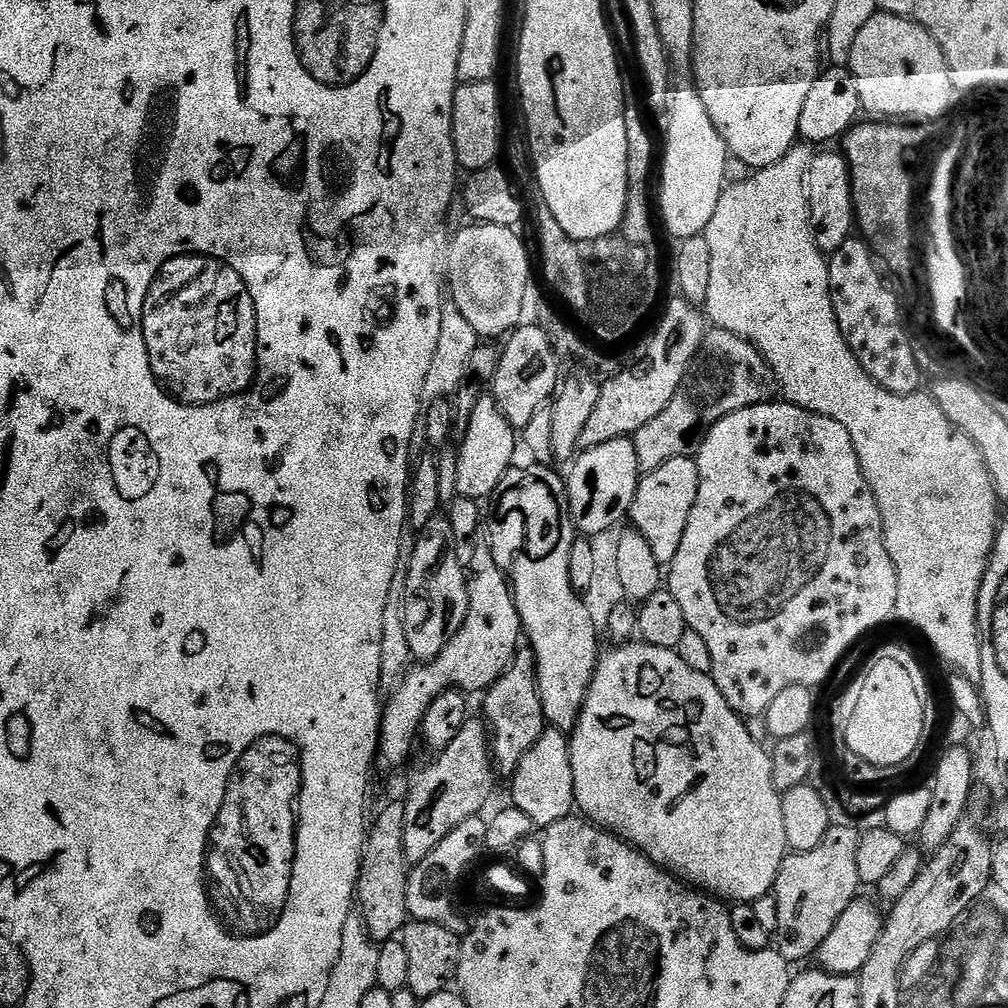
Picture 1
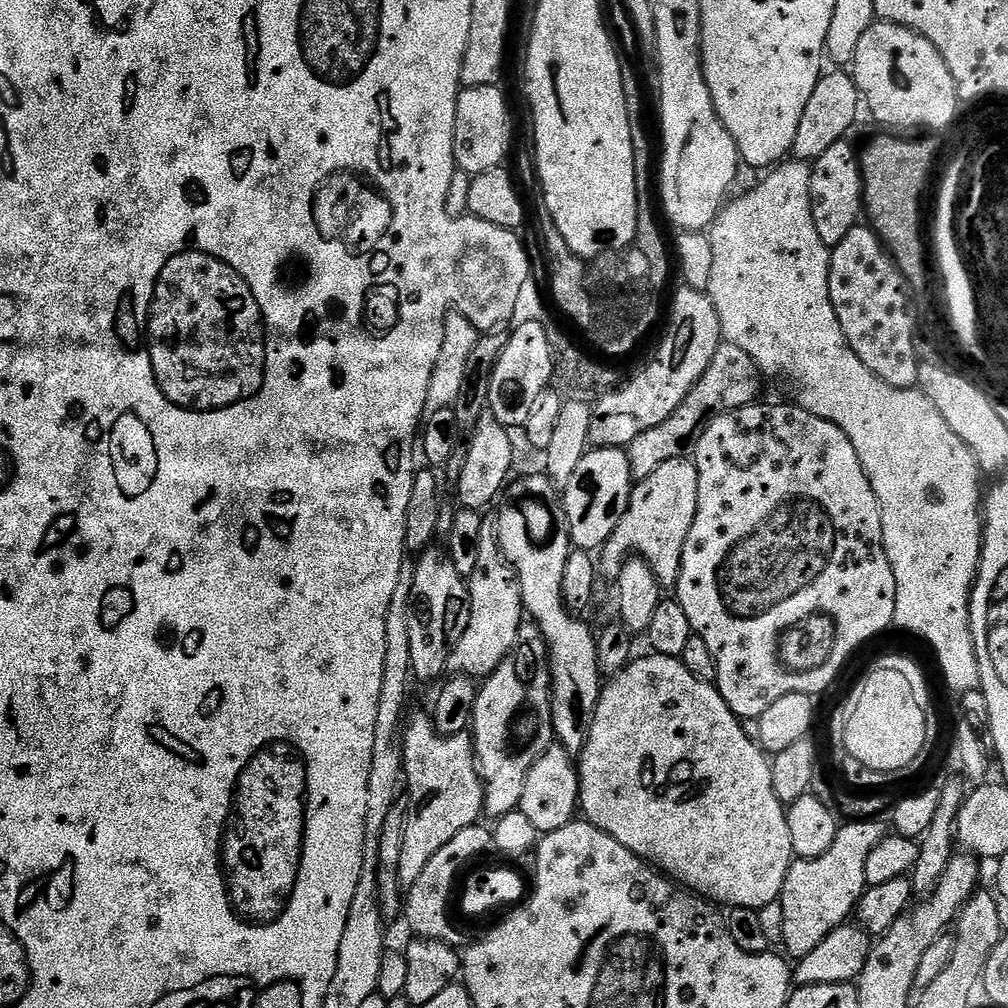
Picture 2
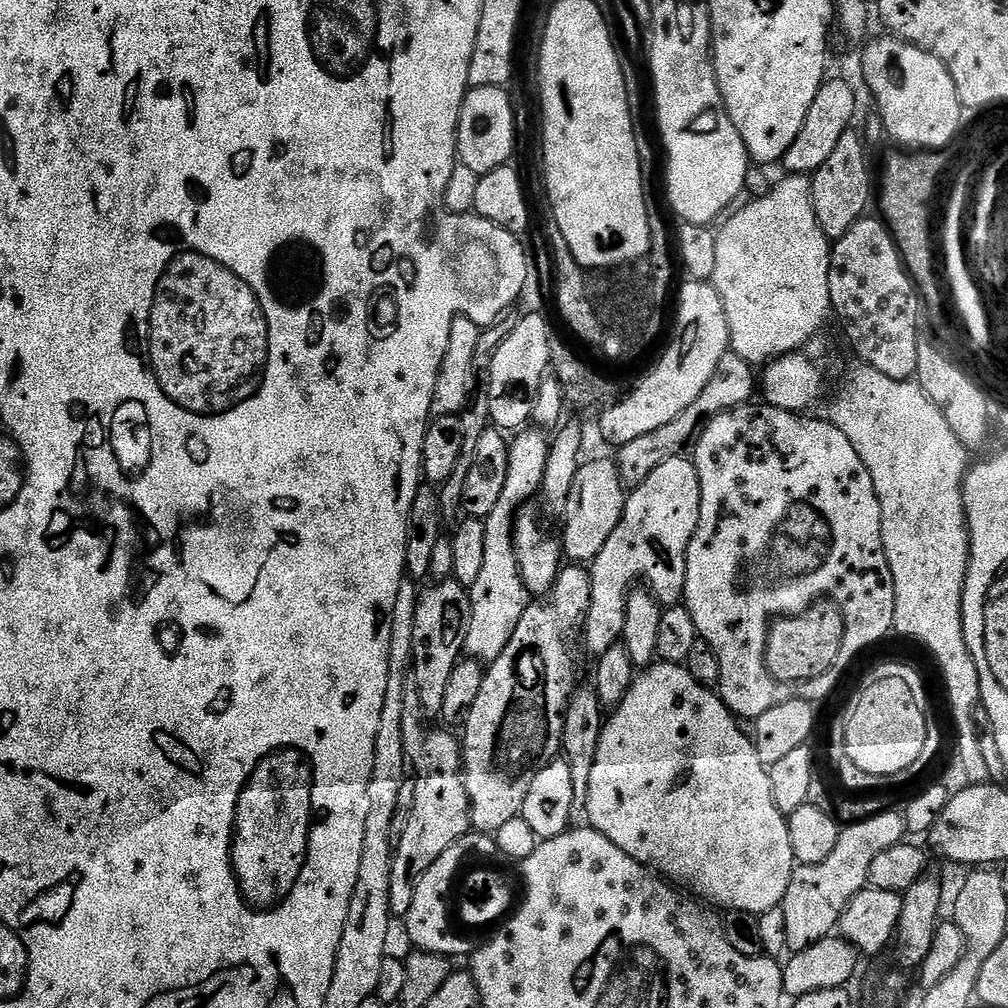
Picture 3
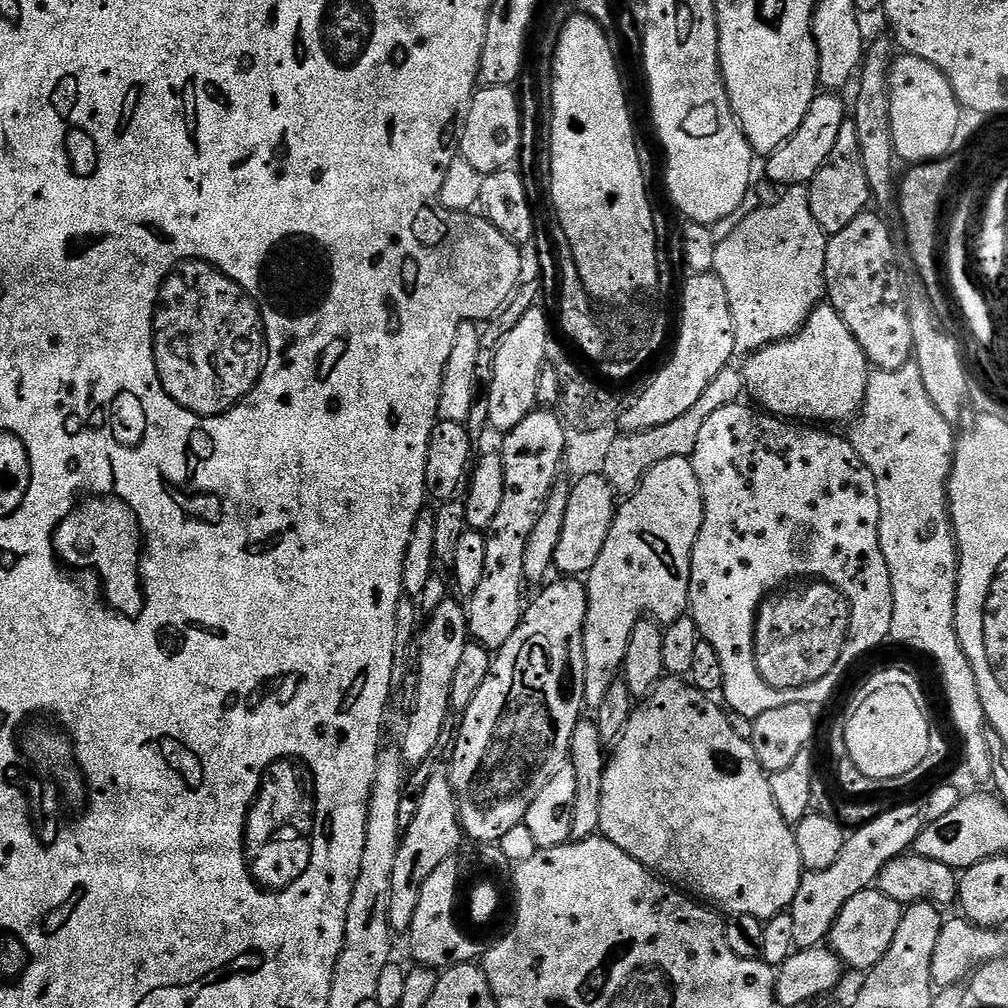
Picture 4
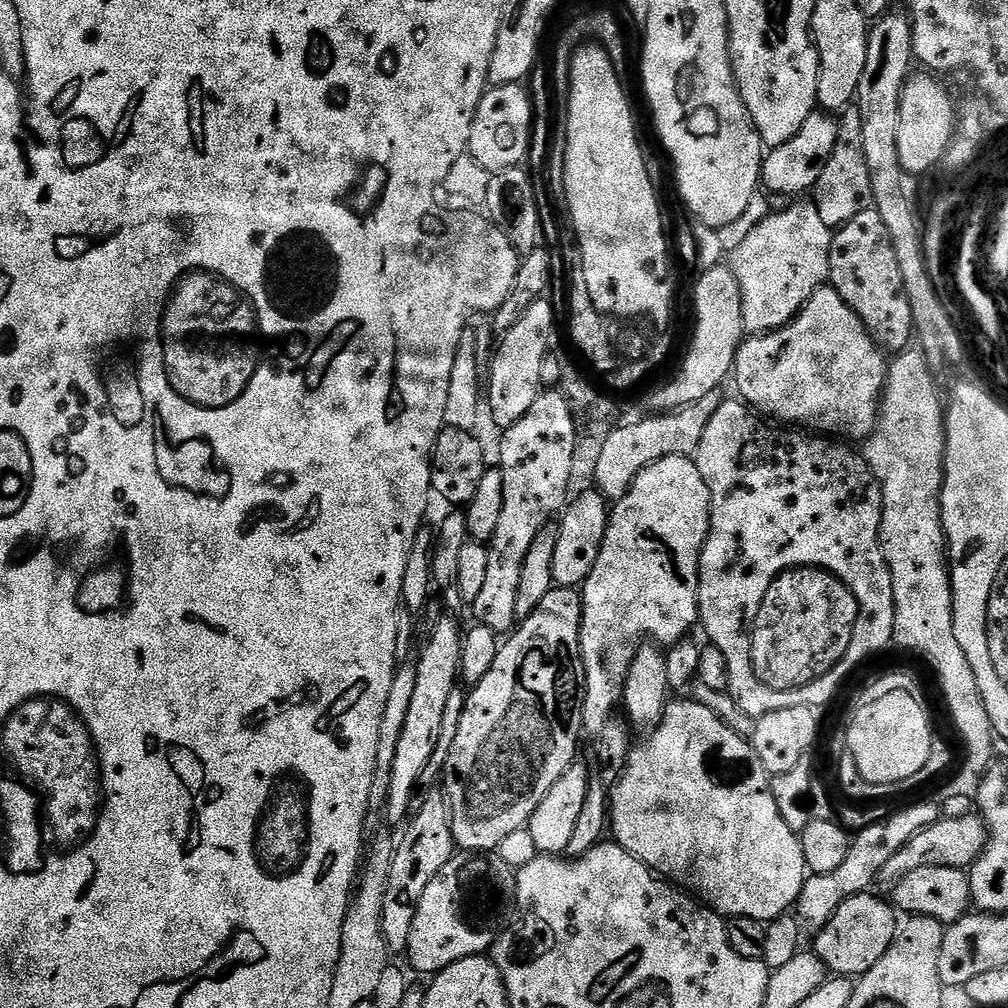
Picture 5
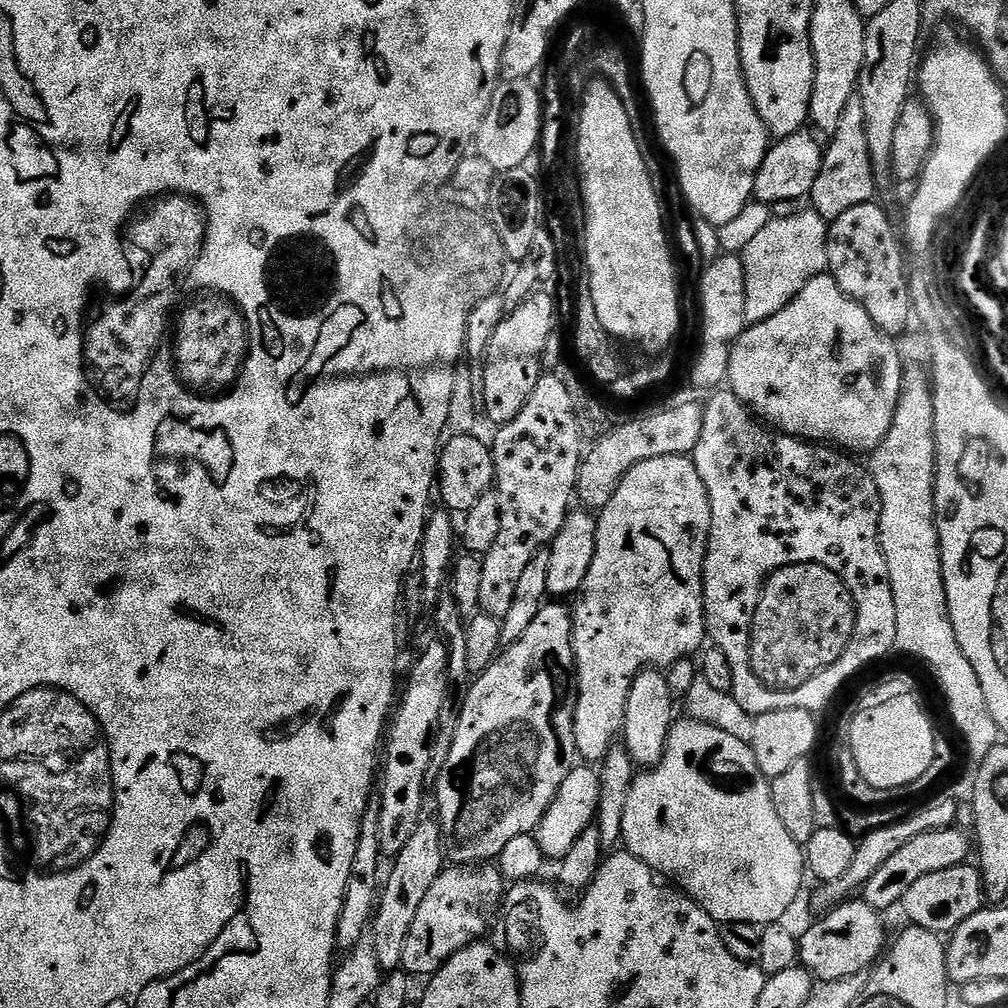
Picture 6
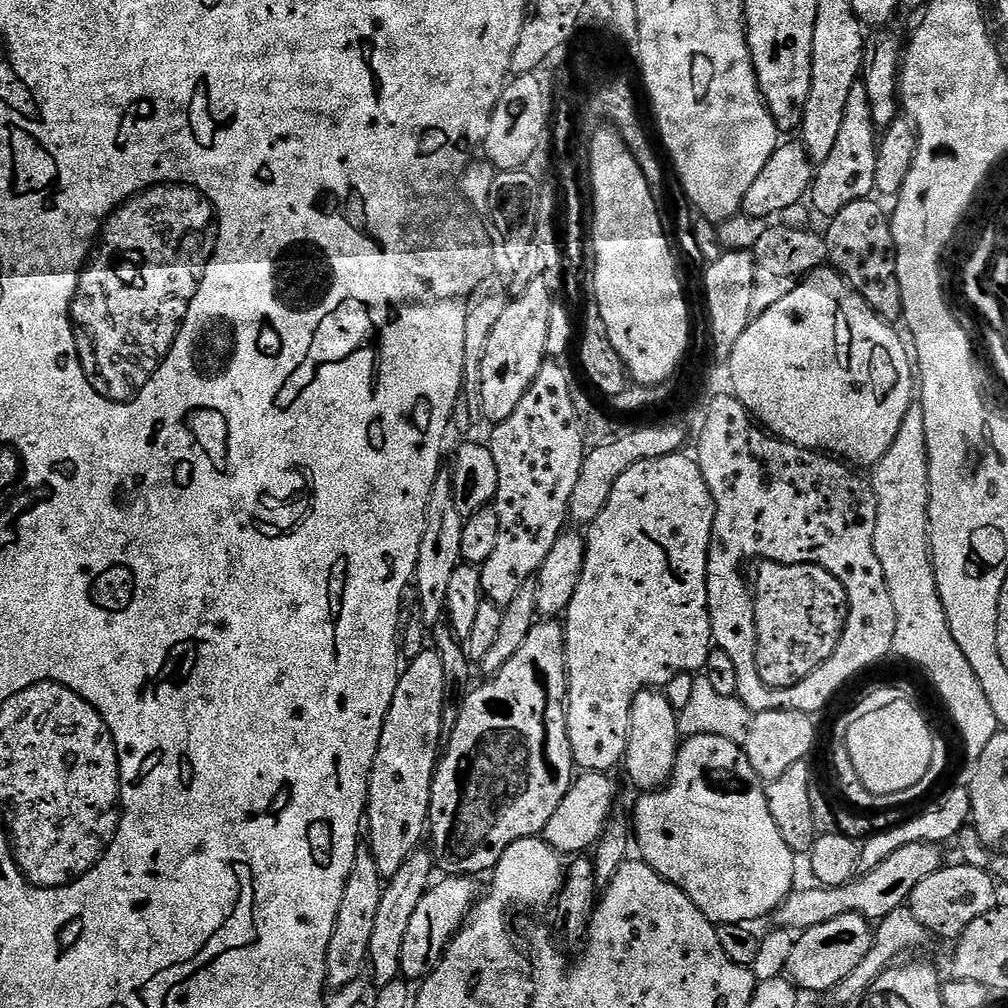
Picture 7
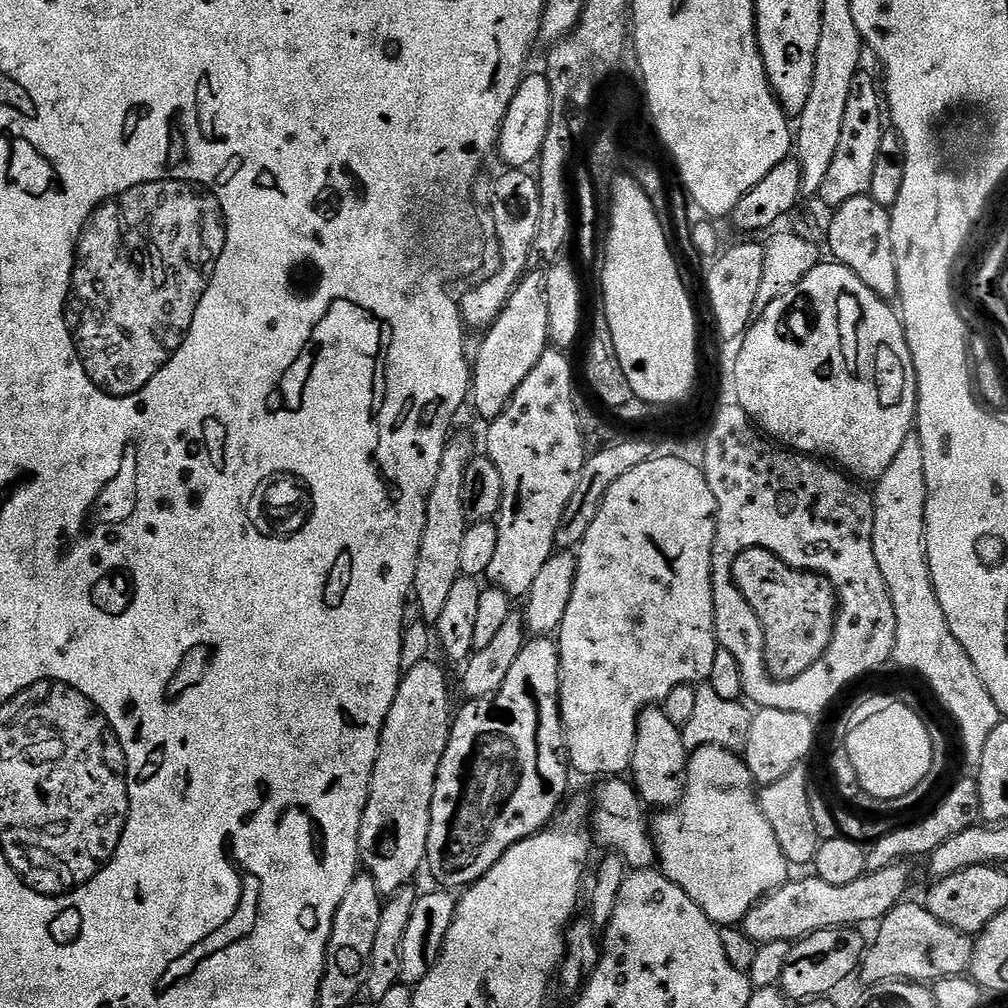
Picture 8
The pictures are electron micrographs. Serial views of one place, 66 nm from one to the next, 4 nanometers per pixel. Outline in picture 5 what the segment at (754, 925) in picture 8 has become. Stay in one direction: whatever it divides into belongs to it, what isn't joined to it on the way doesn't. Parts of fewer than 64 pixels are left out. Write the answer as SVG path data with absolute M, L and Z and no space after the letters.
M971 814L962 818L943 817L935 820L918 834L914 834L914 838L910 838L910 842L906 842L906 846L902 846L902 850L898 850L898 854L894 854L894 858L890 858L886 866L882 866L876 884L885 890L891 890L898 882L902 882L902 878L906 878L906 874L910 874L910 870L922 870L922 866L967 869L983 854L984 843L987 840L988 830L979 815Z

